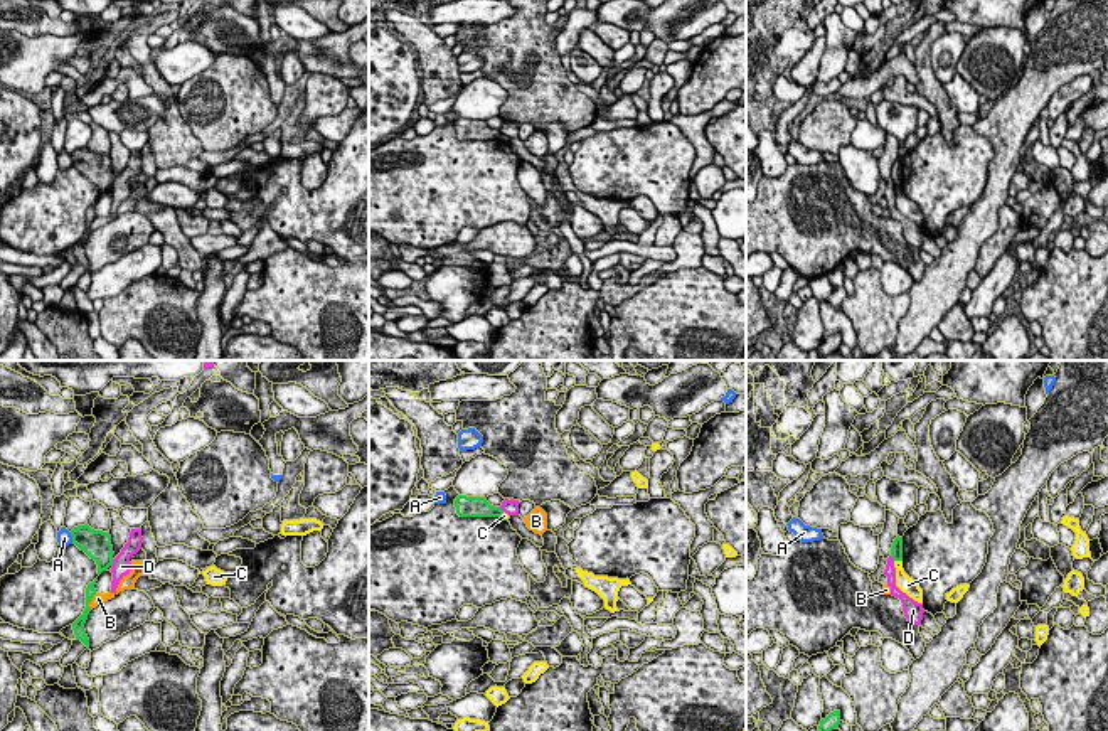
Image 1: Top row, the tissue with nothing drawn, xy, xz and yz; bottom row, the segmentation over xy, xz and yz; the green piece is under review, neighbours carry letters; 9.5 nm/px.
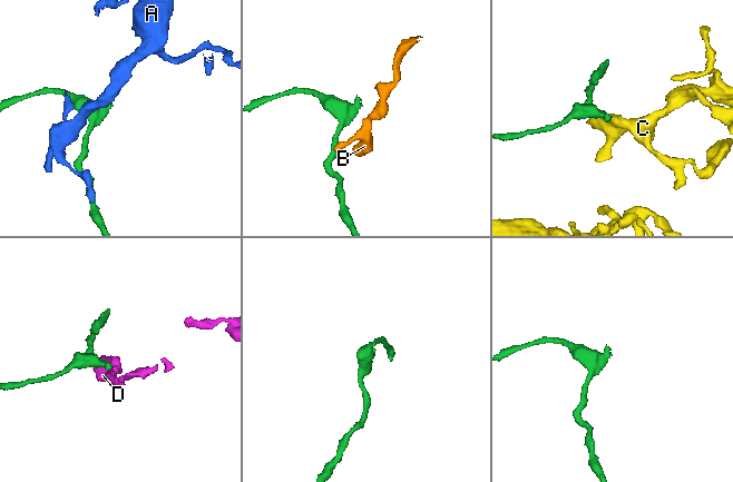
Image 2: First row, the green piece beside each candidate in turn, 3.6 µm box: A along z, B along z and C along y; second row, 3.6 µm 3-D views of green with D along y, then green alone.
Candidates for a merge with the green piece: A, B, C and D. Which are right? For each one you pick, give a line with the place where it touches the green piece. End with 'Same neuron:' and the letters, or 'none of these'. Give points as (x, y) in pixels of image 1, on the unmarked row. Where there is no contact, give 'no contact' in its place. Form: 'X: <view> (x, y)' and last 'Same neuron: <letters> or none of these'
Same neuron: none of these

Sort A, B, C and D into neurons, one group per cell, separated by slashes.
A / B / C / D

